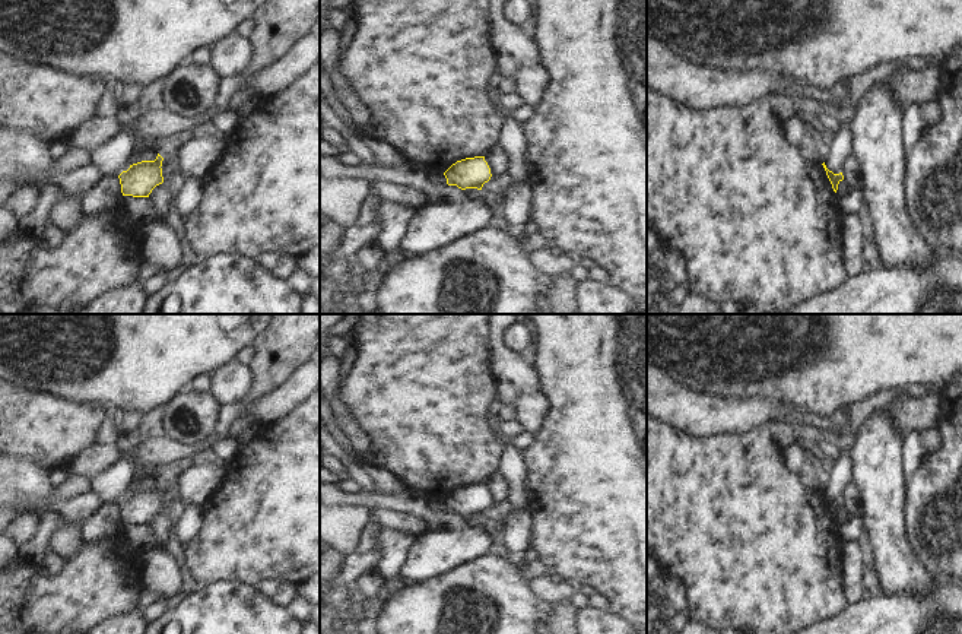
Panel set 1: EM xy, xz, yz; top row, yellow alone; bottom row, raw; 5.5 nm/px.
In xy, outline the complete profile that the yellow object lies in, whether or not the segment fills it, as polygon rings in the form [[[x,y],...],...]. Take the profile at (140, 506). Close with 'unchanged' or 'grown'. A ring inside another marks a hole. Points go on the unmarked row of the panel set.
[[[158,481],[155,488],[142,488],[123,498],[118,503],[123,523],[149,524],[152,517],[163,510],[162,488]]] | unchanged

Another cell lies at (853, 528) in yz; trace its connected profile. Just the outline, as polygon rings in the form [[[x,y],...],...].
[[[850,516],[842,524],[838,524],[838,532],[844,542],[850,539],[855,539],[858,542],[864,541],[866,526],[863,523],[863,516]]]

